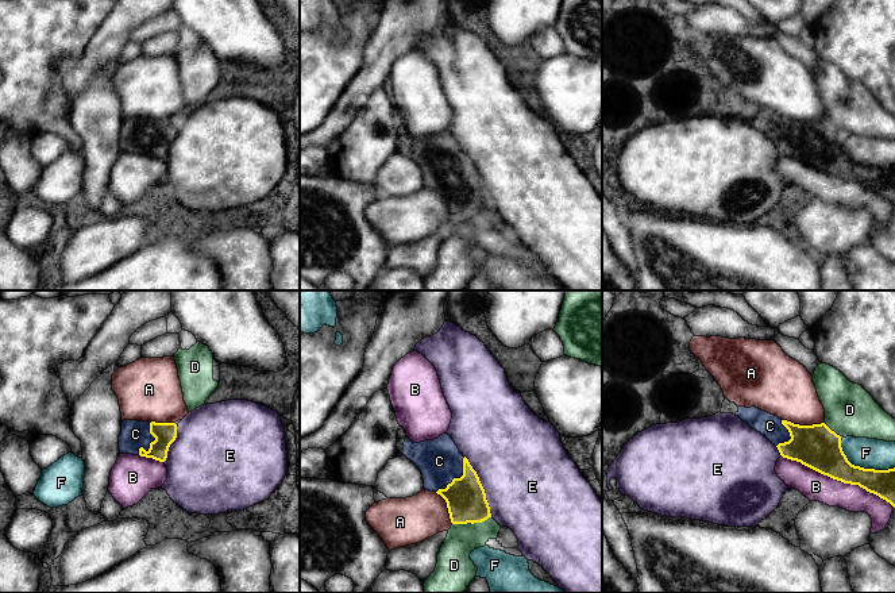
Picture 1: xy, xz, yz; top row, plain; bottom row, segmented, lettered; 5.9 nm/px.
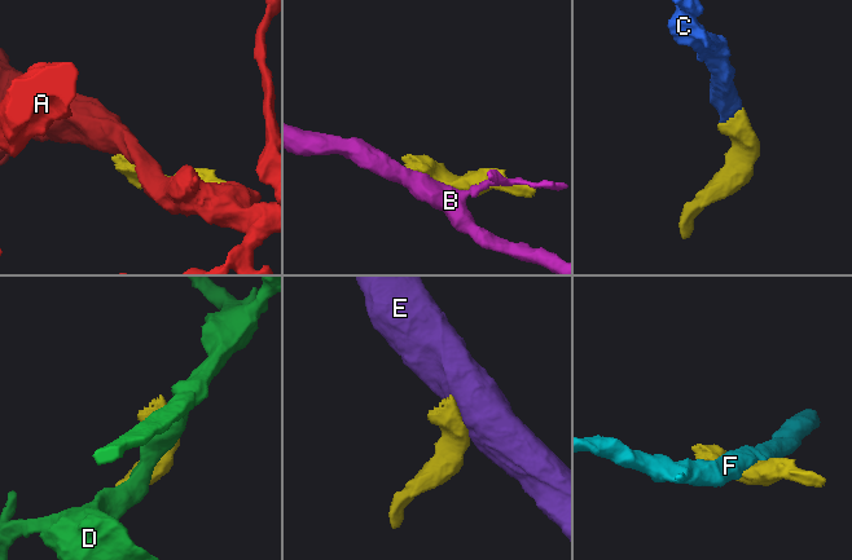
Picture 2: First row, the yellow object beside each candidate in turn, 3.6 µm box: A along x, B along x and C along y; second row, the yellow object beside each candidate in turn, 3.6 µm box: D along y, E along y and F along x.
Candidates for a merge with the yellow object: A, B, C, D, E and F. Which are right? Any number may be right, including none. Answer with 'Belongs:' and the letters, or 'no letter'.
Belongs: C

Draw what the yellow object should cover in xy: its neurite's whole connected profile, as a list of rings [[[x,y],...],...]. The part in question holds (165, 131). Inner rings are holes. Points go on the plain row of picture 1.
[[[123,118],[119,149],[165,159],[169,145],[175,135],[175,120]]]

